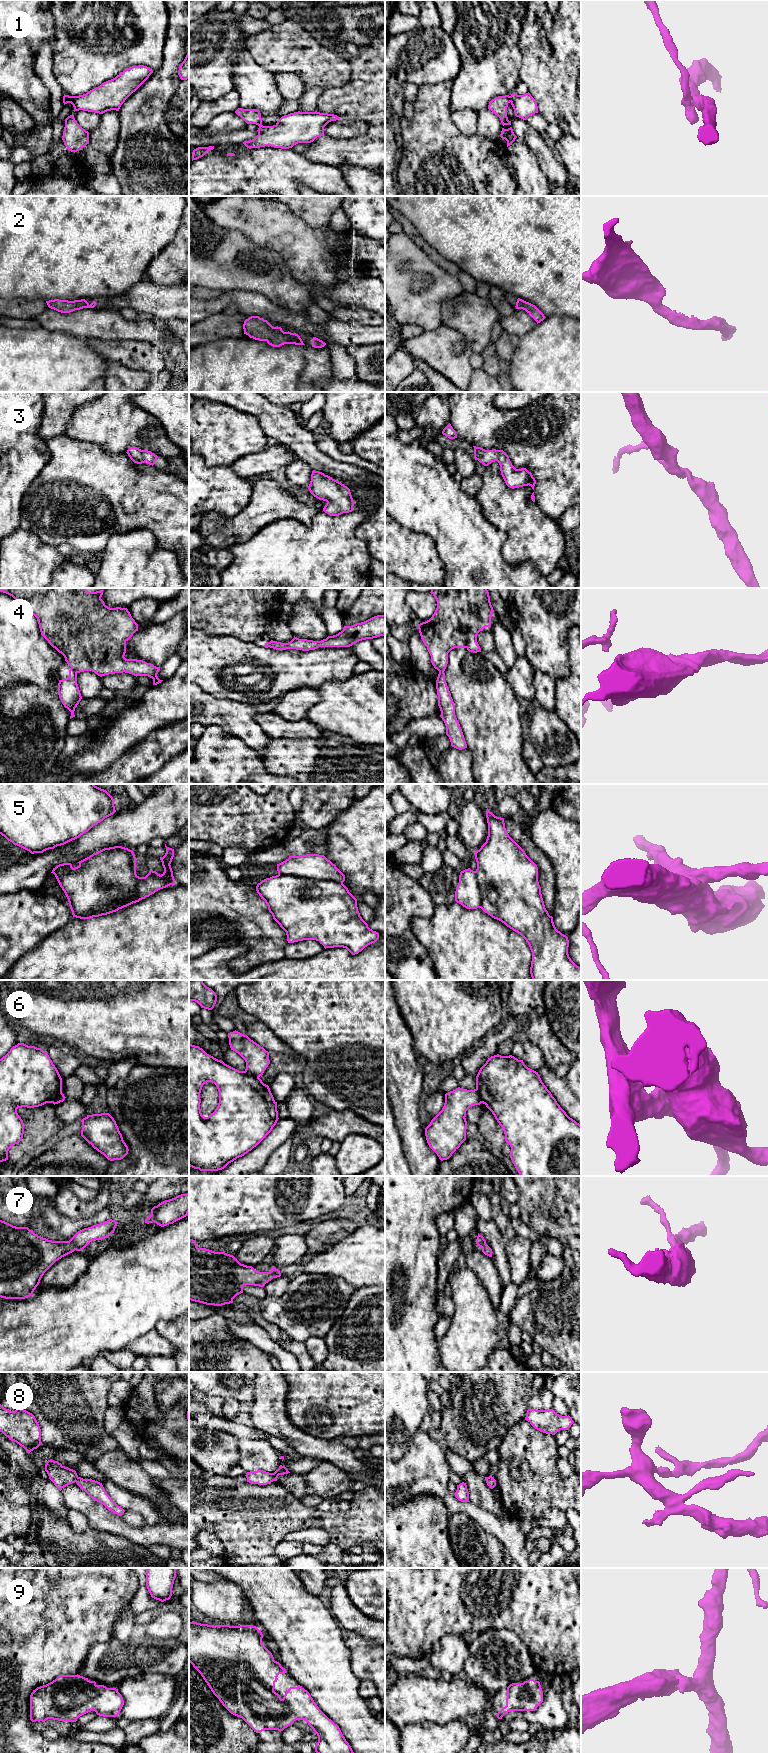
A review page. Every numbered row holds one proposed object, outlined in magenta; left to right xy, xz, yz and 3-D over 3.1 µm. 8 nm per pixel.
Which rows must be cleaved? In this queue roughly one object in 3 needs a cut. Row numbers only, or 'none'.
1, 4, 5, 6, 8

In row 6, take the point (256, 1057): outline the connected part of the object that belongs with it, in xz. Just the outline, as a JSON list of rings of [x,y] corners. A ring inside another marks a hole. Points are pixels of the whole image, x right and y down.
[[[238,1031],[228,1033],[231,1050],[238,1053],[246,1062],[245,1072],[256,1077],[263,1075],[270,1064],[269,1052]]]

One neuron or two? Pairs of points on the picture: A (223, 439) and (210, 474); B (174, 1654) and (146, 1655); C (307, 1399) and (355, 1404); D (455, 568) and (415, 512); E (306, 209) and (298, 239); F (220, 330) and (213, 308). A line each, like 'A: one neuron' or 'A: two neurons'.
A: two neurons
B: one neuron
C: one neuron
D: one neuron
E: two neurons
F: two neurons

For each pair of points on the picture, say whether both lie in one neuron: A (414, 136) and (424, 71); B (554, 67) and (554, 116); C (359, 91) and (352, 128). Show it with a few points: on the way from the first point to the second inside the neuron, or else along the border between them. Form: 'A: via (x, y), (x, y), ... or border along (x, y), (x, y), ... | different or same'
A: border along (445, 81), (419, 87) | different
B: via (554, 79), (554, 104) | same
C: border along (340, 117), (365, 121), (368, 124), (367, 132) | different

